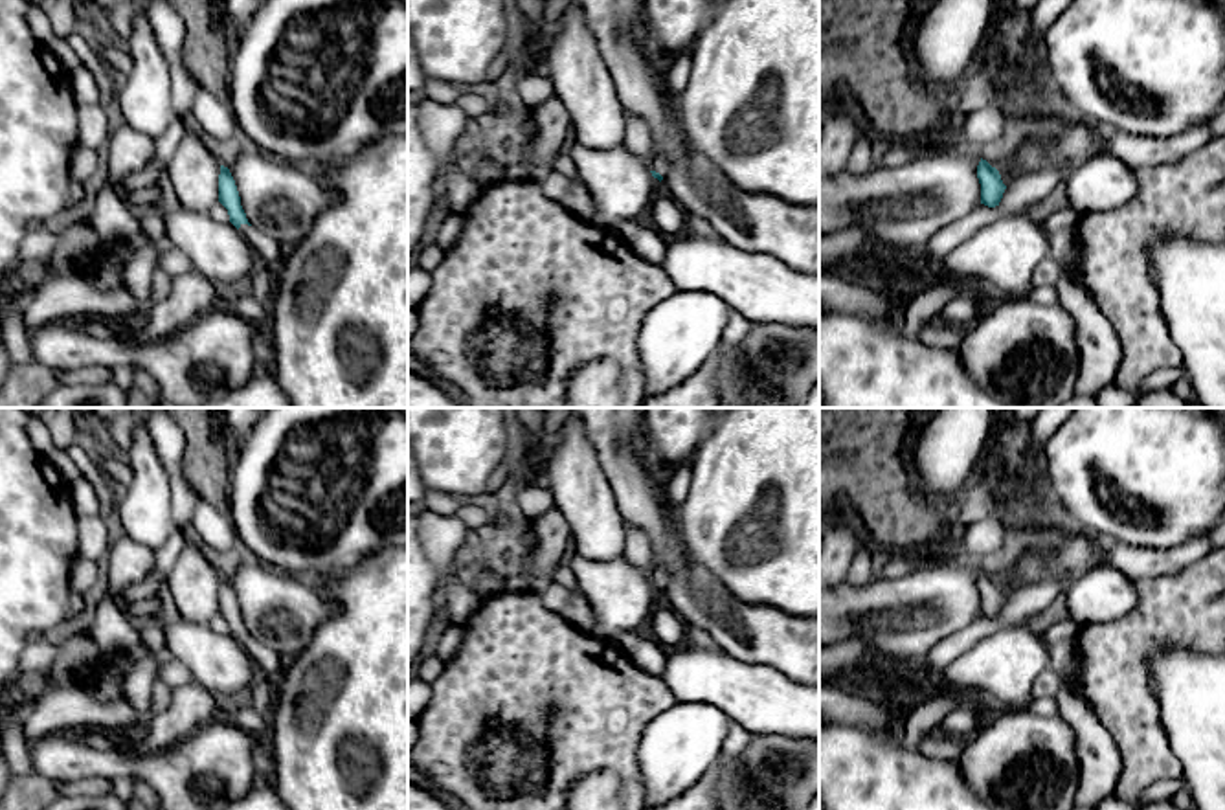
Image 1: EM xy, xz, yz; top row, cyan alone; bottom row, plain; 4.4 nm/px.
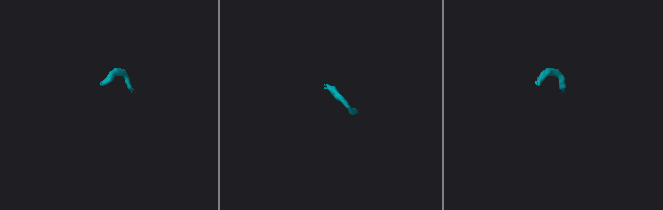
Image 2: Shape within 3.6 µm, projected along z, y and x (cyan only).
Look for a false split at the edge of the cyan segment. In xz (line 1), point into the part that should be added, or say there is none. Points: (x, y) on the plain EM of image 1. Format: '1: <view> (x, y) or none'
1: xz (660, 575)

